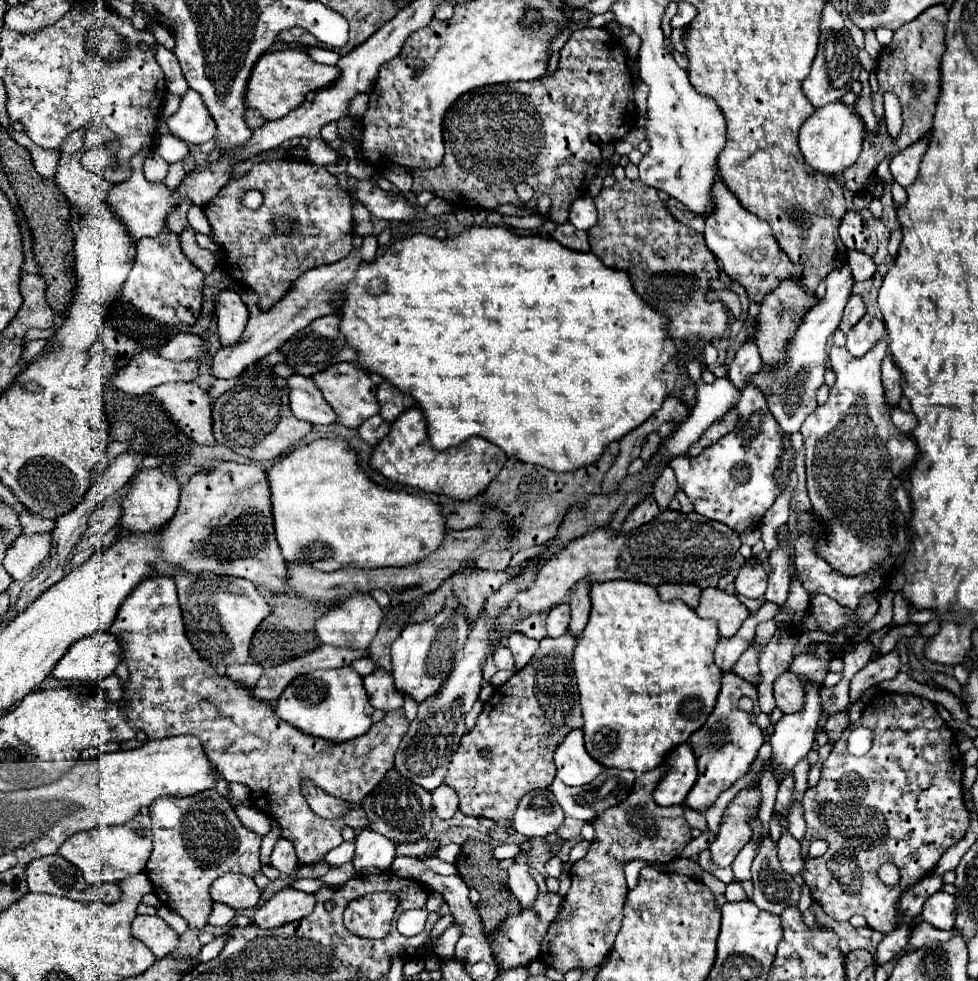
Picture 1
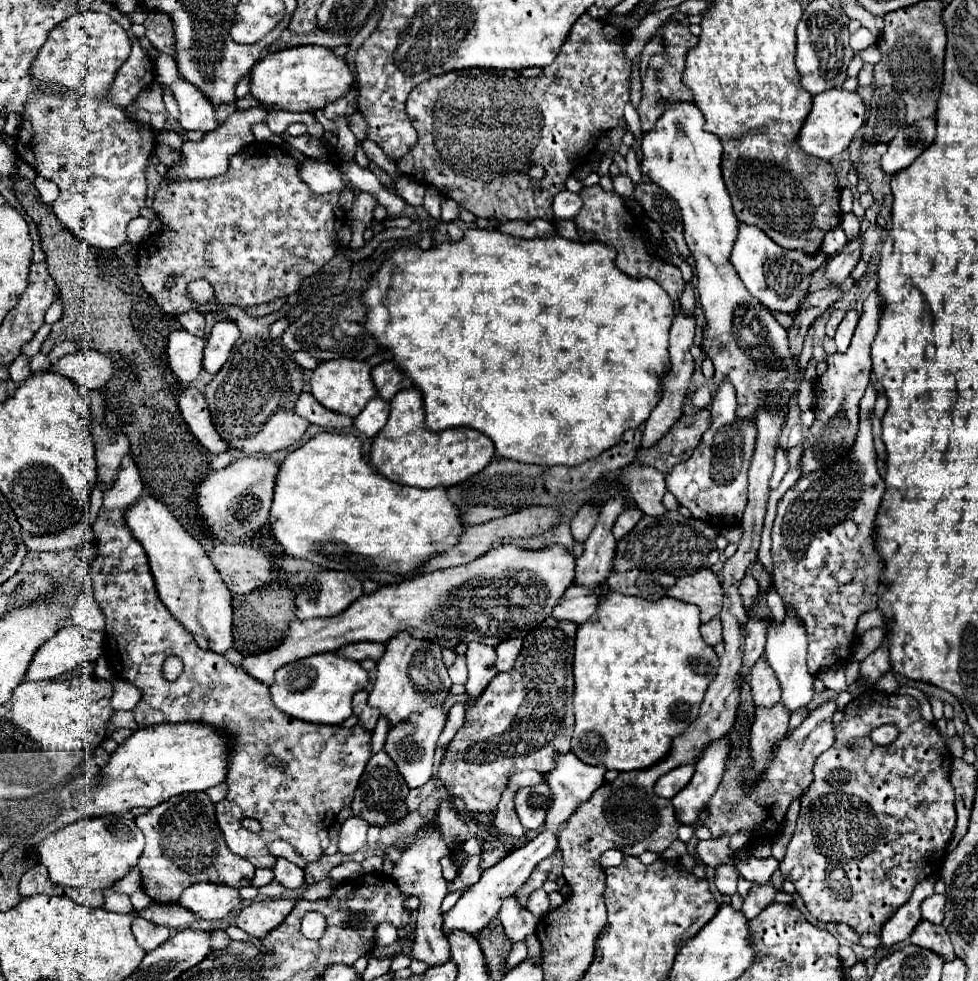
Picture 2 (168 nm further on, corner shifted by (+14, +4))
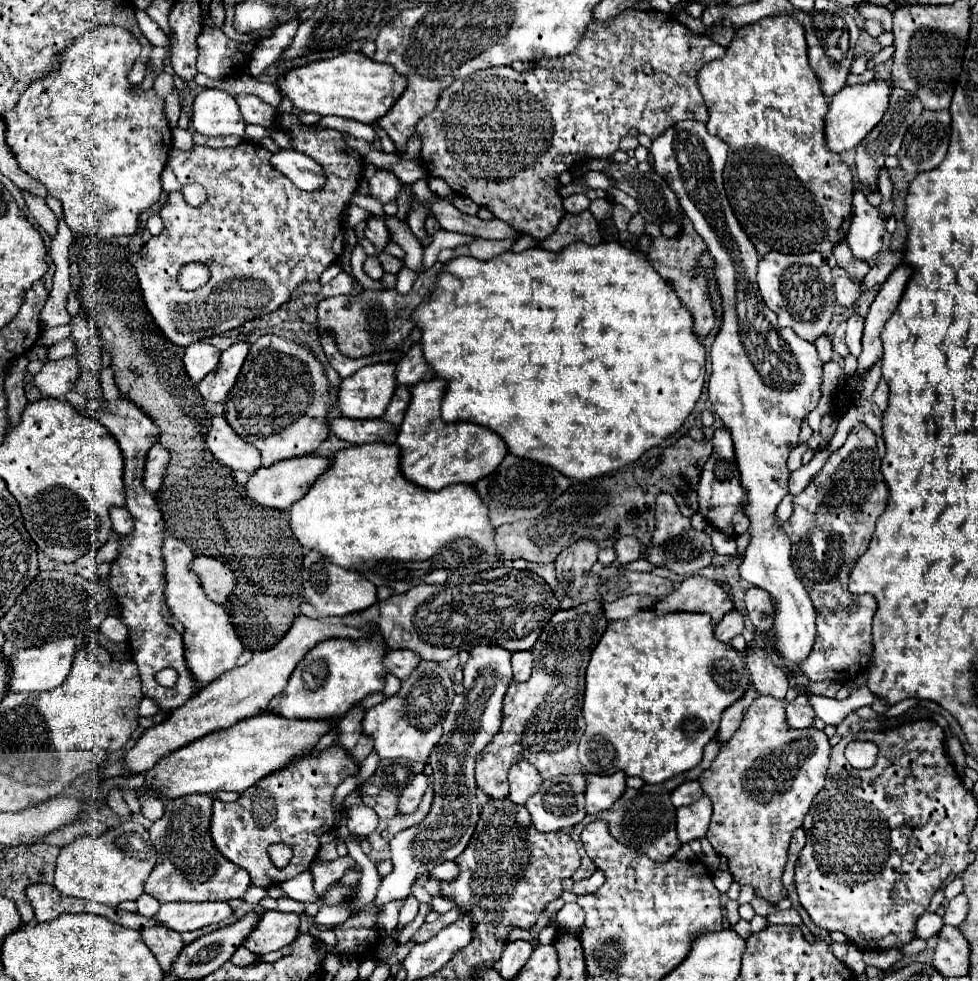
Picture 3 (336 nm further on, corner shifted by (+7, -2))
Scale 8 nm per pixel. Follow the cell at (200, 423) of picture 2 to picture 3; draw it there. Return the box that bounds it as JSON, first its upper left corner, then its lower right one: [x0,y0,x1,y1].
[206,417,262,475]

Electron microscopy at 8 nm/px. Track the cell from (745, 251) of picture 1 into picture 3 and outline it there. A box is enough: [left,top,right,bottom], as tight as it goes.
[758,251,834,343]

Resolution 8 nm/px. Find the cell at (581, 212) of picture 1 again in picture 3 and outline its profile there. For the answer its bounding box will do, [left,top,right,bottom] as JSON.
[562,193,590,215]

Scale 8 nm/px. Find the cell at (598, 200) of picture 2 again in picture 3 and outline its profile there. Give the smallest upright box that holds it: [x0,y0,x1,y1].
[590,199,612,221]

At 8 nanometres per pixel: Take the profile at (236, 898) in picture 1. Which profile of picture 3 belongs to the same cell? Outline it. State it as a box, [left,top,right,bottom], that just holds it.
[152,901,232,933]

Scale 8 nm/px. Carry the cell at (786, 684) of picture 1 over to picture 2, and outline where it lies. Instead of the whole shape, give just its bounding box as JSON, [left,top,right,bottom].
[751,657,781,707]

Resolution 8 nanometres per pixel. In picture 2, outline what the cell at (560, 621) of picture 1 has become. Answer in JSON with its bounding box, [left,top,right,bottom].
[551,587,601,623]

